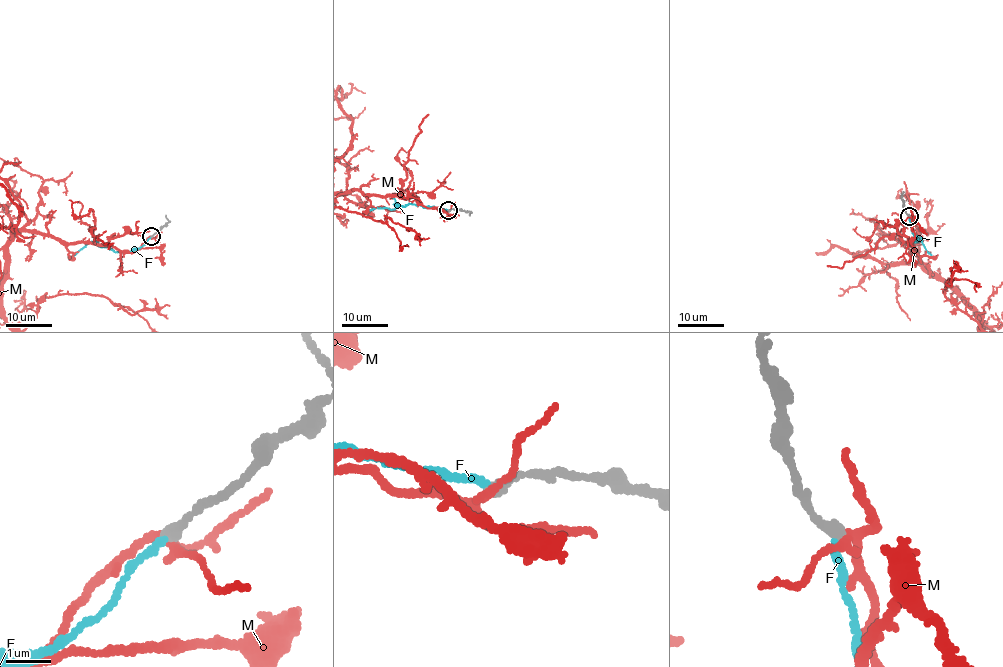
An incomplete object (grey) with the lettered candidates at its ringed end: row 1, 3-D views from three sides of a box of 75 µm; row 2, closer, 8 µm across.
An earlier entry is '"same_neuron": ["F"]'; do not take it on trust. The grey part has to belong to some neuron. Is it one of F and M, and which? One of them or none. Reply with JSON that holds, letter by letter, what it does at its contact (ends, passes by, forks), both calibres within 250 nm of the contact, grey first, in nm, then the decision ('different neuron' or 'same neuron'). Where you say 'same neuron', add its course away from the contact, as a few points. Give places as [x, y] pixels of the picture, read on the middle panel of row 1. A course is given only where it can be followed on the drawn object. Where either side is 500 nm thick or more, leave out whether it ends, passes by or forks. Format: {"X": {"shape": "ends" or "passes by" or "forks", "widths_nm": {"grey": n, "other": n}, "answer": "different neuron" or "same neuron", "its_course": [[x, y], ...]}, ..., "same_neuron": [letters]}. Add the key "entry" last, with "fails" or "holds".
{"F": {"shape": "ends", "widths_nm": {"grey": 240, "other": 140}, "answer": "same neuron", "its_course": [[448, 210], [408, 204], [367, 210]]}, "M": {"shape": "forks", "widths_nm": {"grey": 240, "other": 130}, "answer": "different neuron"}, "same_neuron": ["F"], "entry": "holds"}

